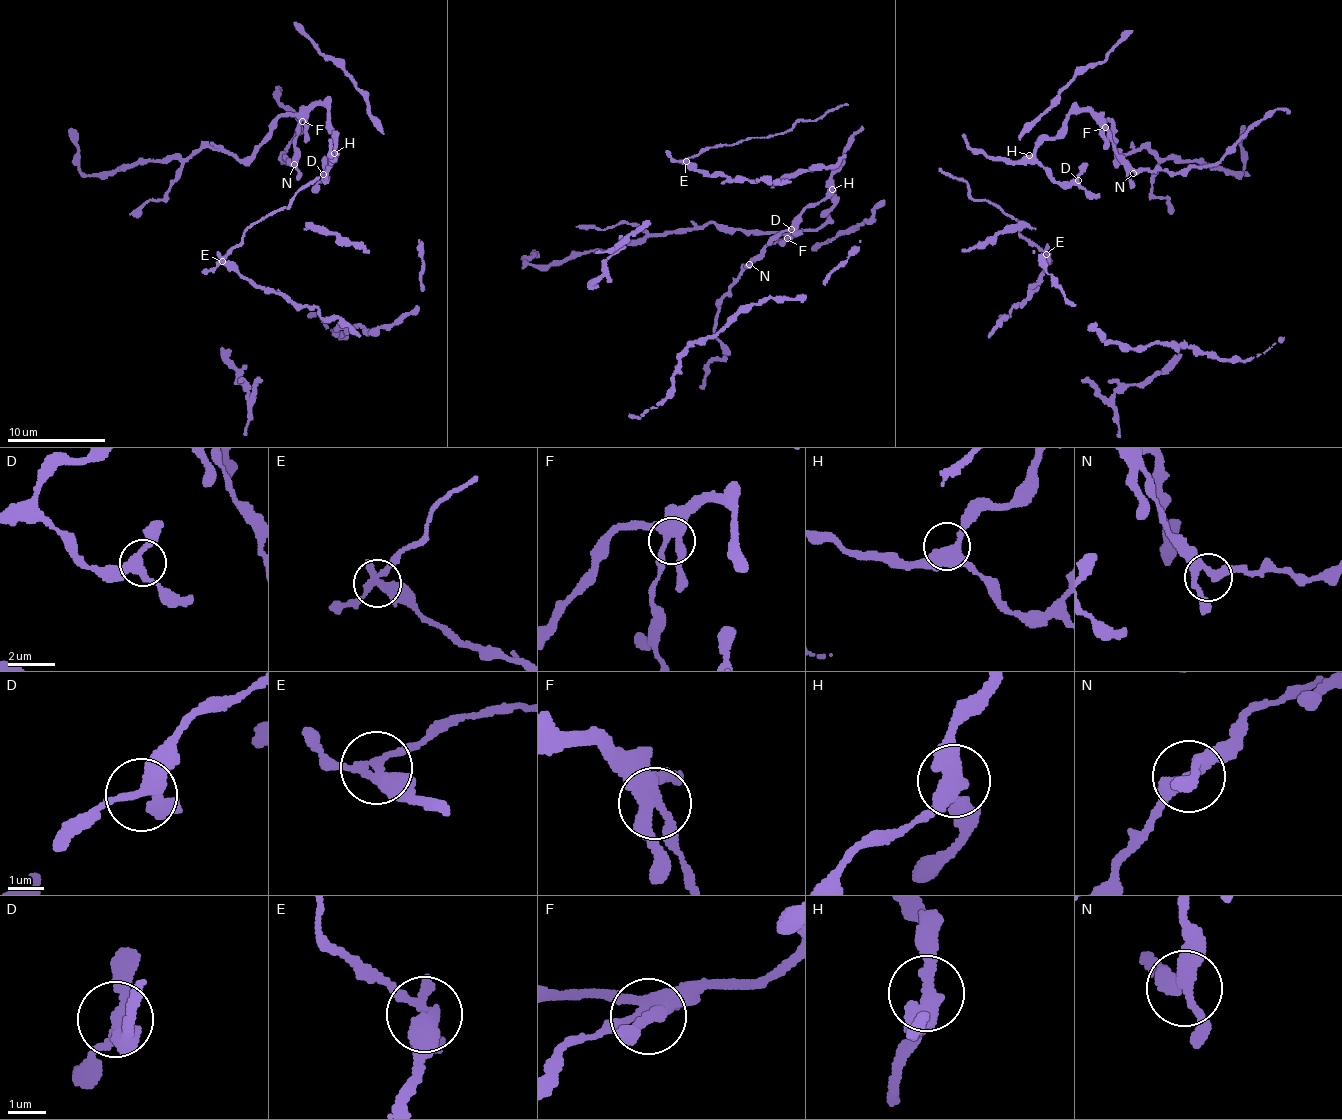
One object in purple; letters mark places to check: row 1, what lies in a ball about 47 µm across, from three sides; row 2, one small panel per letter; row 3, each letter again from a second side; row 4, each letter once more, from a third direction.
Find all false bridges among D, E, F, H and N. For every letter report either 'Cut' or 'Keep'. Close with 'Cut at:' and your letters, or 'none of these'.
D: Keep
E: Cut
F: Keep
H: Keep
N: Keep
Cut at: E

